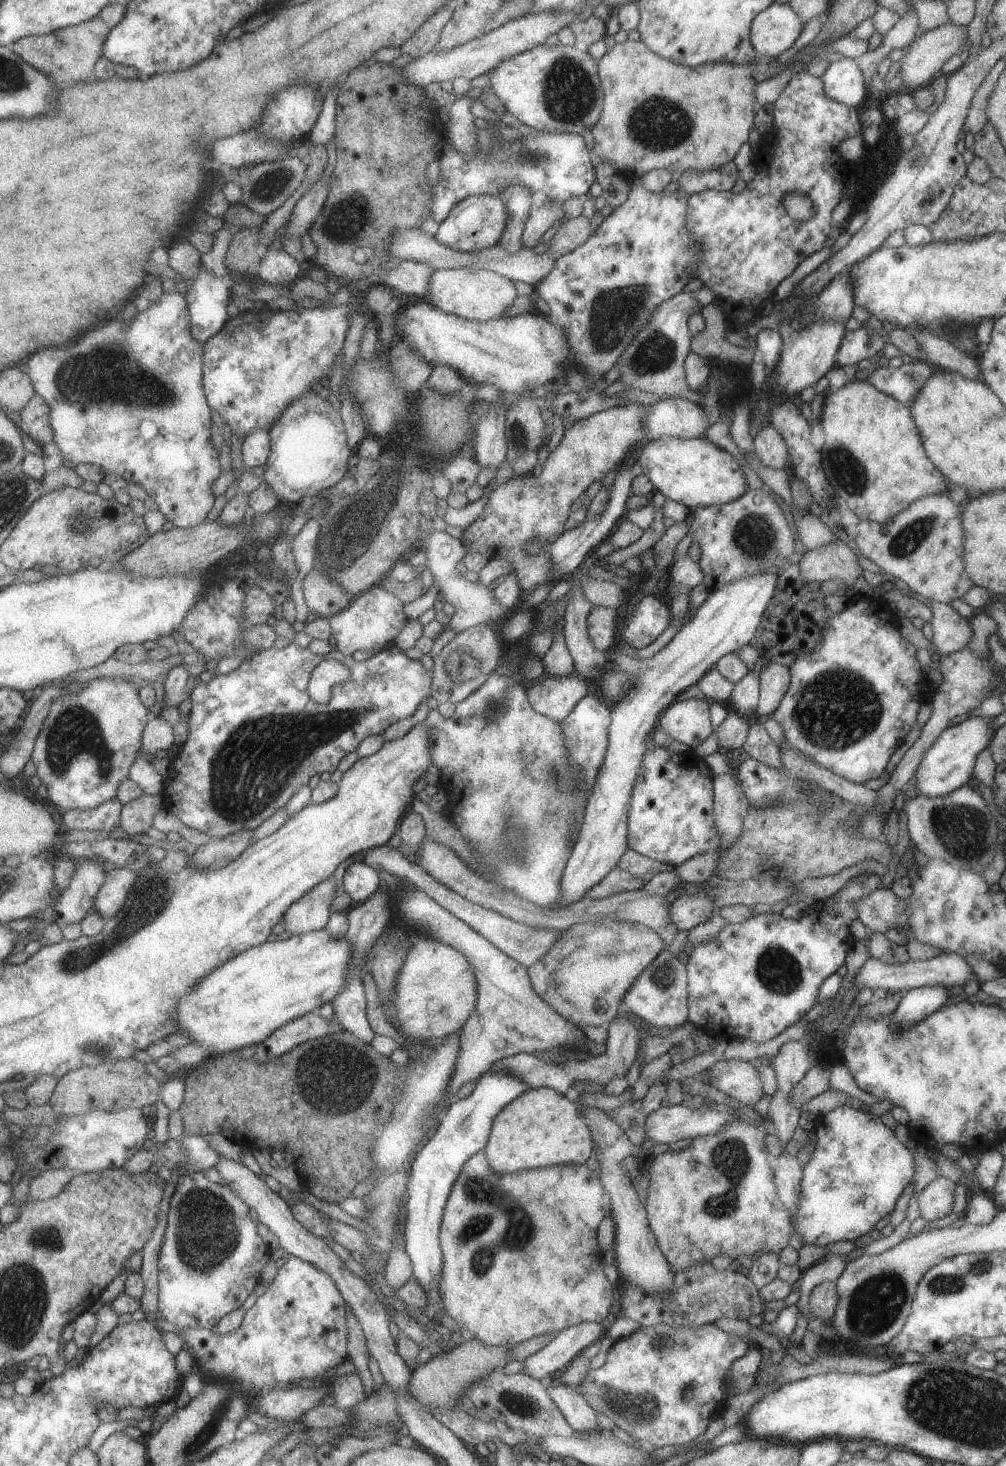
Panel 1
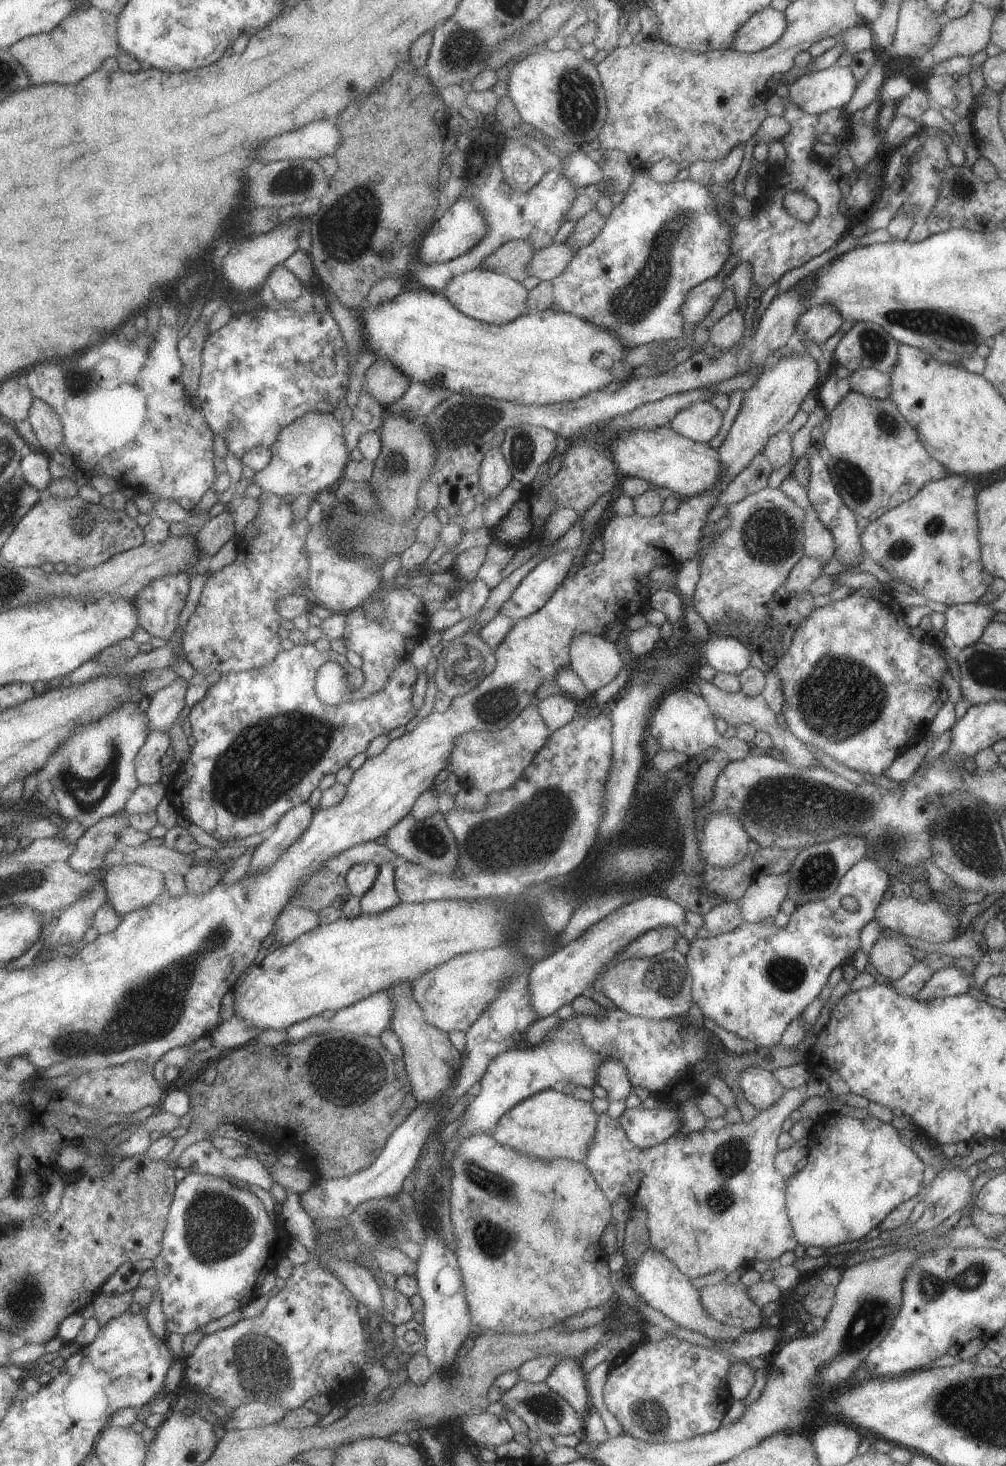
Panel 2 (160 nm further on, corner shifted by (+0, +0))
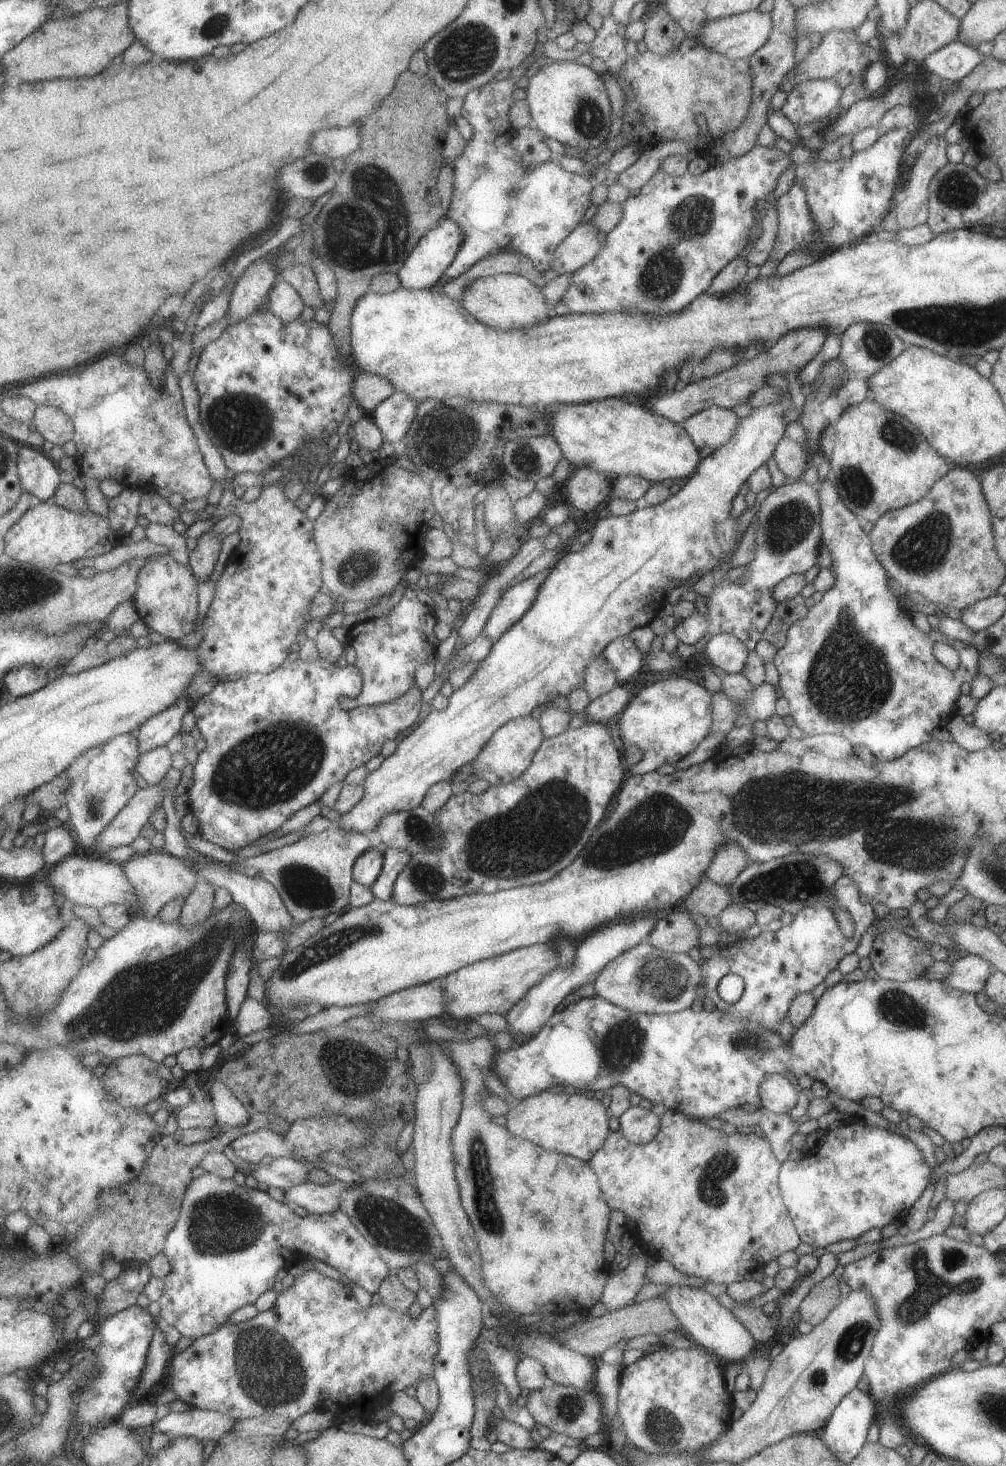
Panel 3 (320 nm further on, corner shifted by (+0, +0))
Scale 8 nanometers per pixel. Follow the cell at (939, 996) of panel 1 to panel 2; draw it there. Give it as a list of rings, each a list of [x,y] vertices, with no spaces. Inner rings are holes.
[[[952,965],[935,971],[932,977],[919,989],[916,999],[934,999],[967,993],[973,986],[972,974]]]

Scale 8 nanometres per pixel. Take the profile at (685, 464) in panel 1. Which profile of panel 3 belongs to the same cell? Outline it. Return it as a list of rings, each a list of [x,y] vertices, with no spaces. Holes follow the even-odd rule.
[[[610,397],[583,404],[553,404],[551,408],[538,409],[542,410],[543,420],[547,422],[546,426],[549,426],[549,435],[557,442],[571,469],[591,468],[593,472],[603,472],[607,479],[610,479],[611,475],[616,479],[635,474],[651,484],[662,483],[667,479],[672,482],[684,481],[695,474],[695,468],[701,460],[698,449],[681,424],[653,414],[647,405],[636,406],[623,402],[620,397]]]

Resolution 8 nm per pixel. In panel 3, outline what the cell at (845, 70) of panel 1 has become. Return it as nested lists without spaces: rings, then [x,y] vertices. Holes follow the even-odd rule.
[[[831,78],[805,80],[791,88],[780,110],[793,127],[809,126],[838,108],[842,91]]]

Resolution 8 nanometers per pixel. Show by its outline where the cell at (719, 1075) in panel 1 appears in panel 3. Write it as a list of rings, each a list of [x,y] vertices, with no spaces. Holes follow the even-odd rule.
[[[776,1073],[767,1074],[757,1086],[757,1096],[761,1110],[771,1113],[789,1114],[797,1102],[799,1088],[795,1088],[785,1076]]]

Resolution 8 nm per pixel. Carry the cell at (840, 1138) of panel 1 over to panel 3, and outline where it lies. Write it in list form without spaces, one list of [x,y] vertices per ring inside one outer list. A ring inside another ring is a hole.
[[[860,1121],[841,1123],[843,1125],[838,1128],[823,1130],[825,1140],[815,1152],[809,1152],[807,1148],[801,1160],[785,1160],[779,1168],[778,1186],[785,1209],[800,1243],[814,1248],[855,1239],[872,1228],[896,1224],[921,1196],[932,1176],[932,1169],[925,1163],[921,1152],[906,1137]]]

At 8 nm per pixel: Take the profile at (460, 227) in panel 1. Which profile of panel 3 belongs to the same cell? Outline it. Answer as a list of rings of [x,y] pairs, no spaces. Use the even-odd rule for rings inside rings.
[[[446,217],[442,220],[442,223],[438,225],[434,230],[428,232],[428,234],[422,239],[418,248],[409,259],[403,270],[399,272],[398,276],[401,282],[403,282],[403,287],[405,289],[420,289],[439,288],[439,280],[446,275],[447,268],[451,267],[454,261],[454,257],[458,254],[459,248],[462,246],[463,232],[459,228],[459,224],[455,222],[453,217]]]

